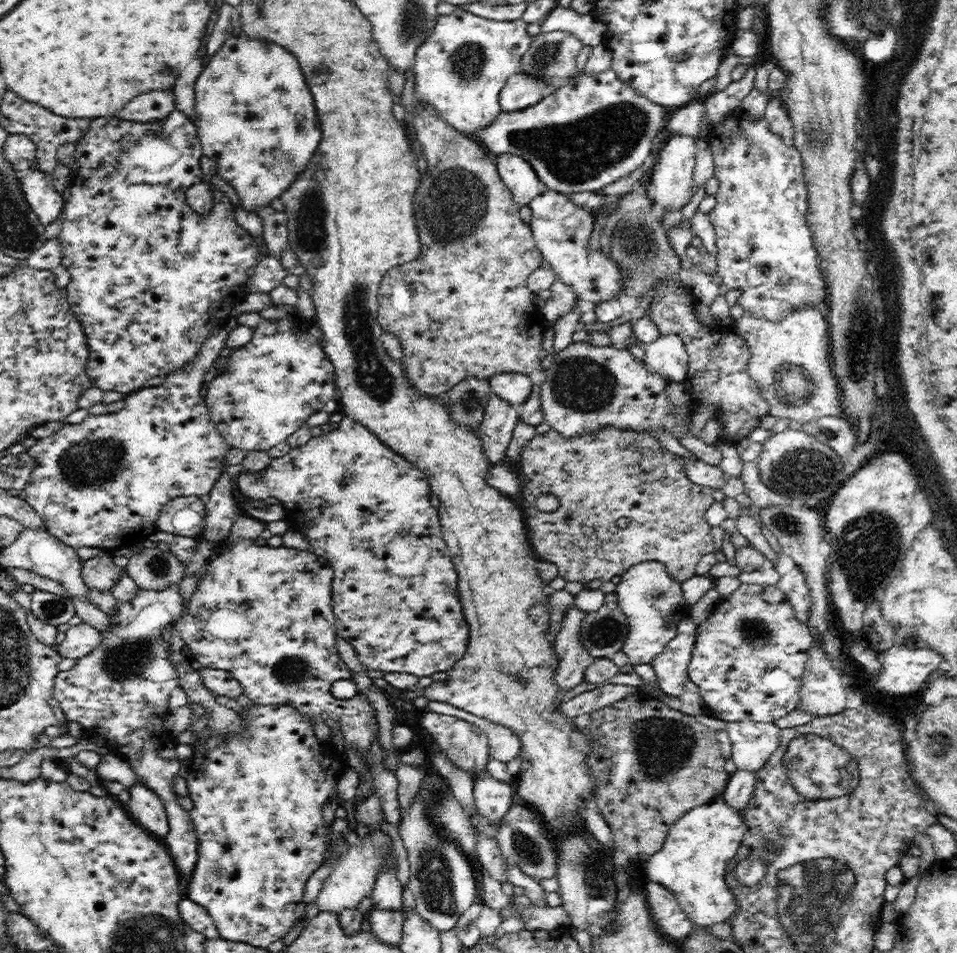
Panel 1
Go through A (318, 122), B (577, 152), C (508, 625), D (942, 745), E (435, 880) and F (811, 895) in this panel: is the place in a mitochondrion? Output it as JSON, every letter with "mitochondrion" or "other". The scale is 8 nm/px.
{"A":"other","B":"mitochondrion","C":"other","D":"mitochondrion","E":"mitochondrion","F":"mitochondrion"}

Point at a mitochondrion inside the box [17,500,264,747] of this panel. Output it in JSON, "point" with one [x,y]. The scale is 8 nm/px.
{"point":[130,661]}

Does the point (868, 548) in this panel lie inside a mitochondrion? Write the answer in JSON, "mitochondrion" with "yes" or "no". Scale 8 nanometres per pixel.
{"mitochondrion":"yes"}

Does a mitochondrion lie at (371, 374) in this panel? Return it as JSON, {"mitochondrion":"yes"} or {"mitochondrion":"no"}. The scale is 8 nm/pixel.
{"mitochondrion":"yes"}

